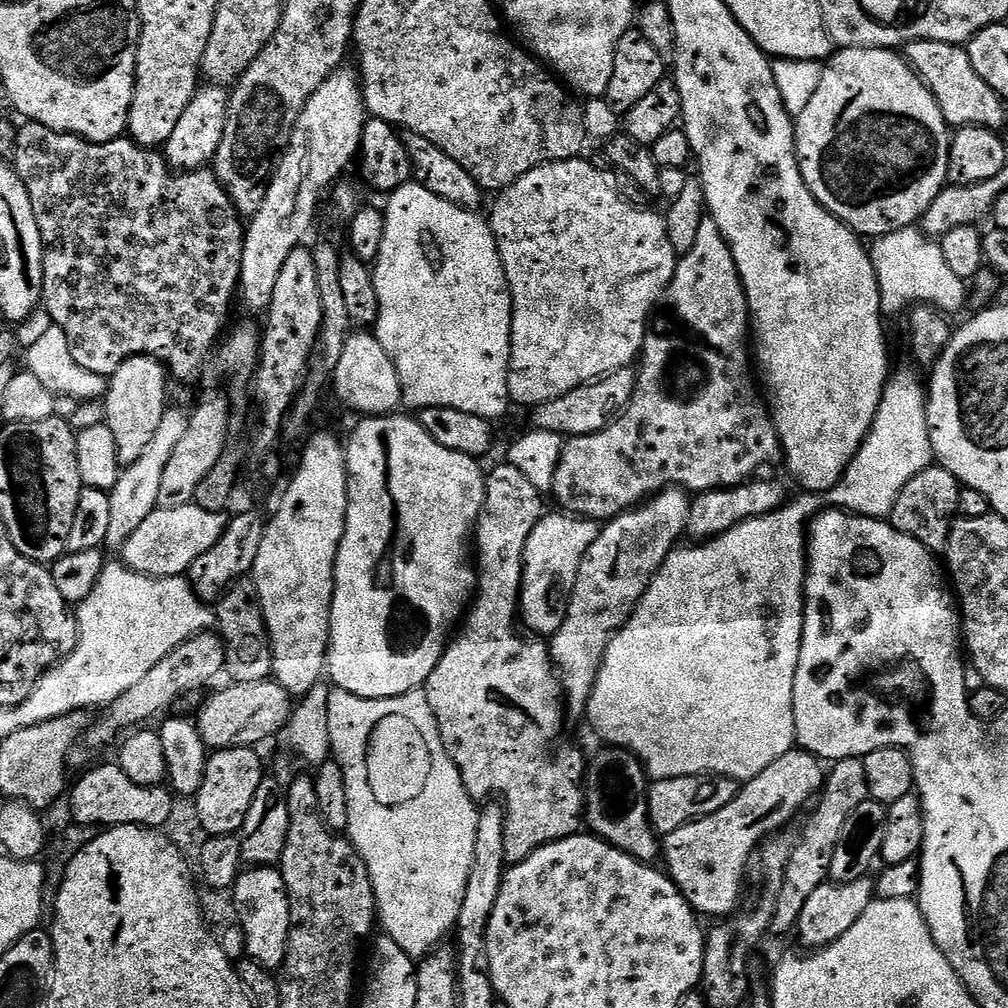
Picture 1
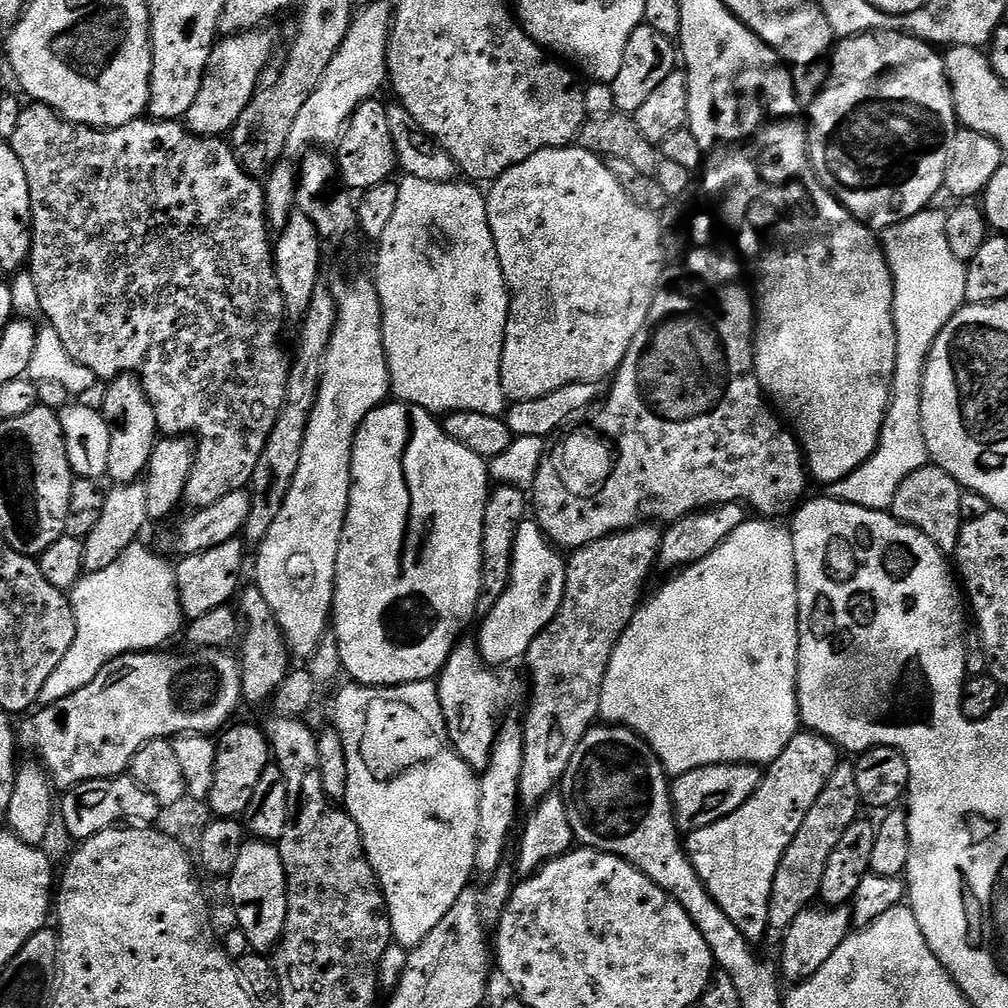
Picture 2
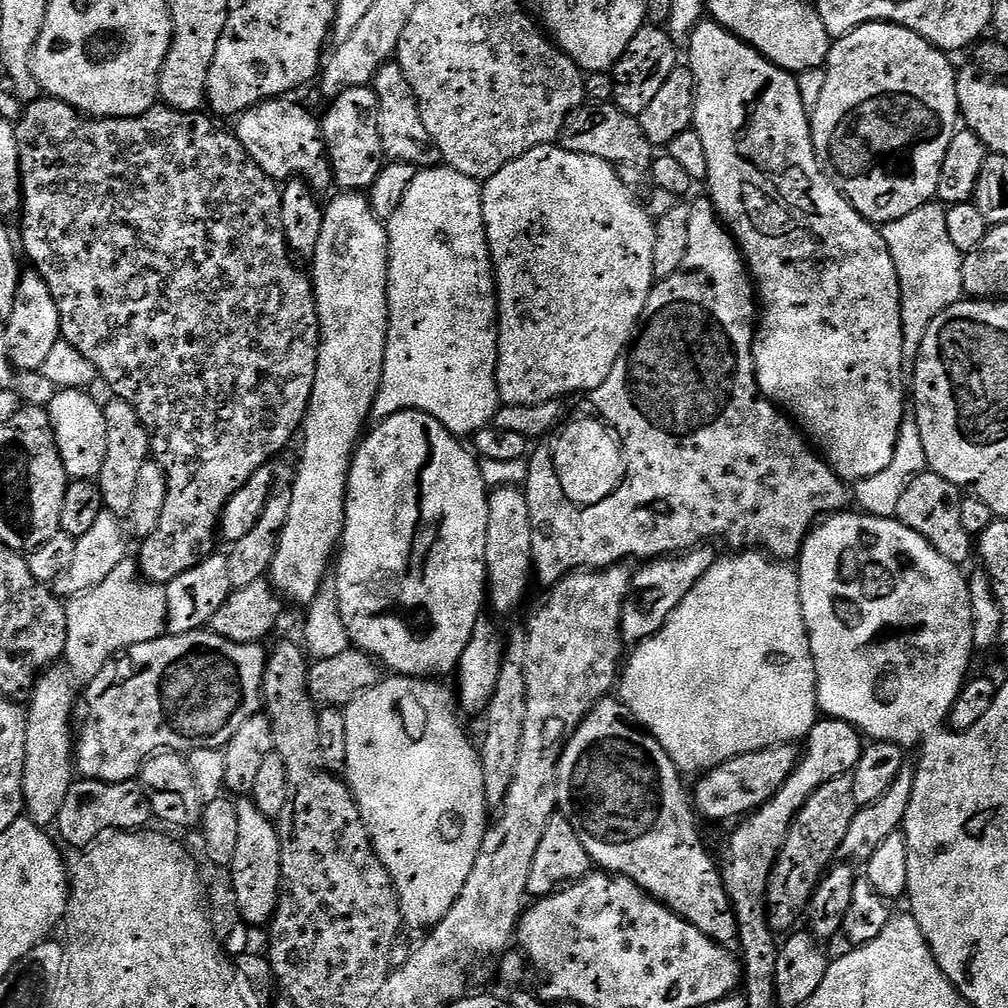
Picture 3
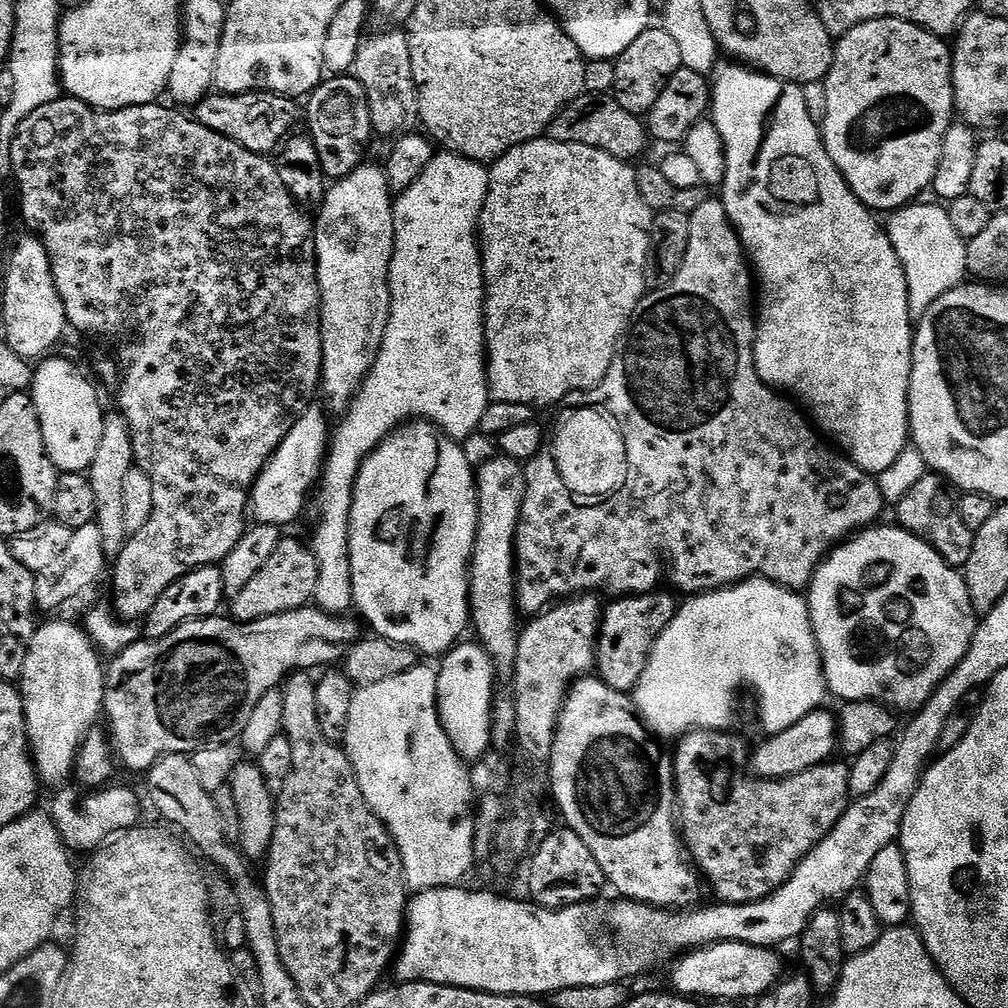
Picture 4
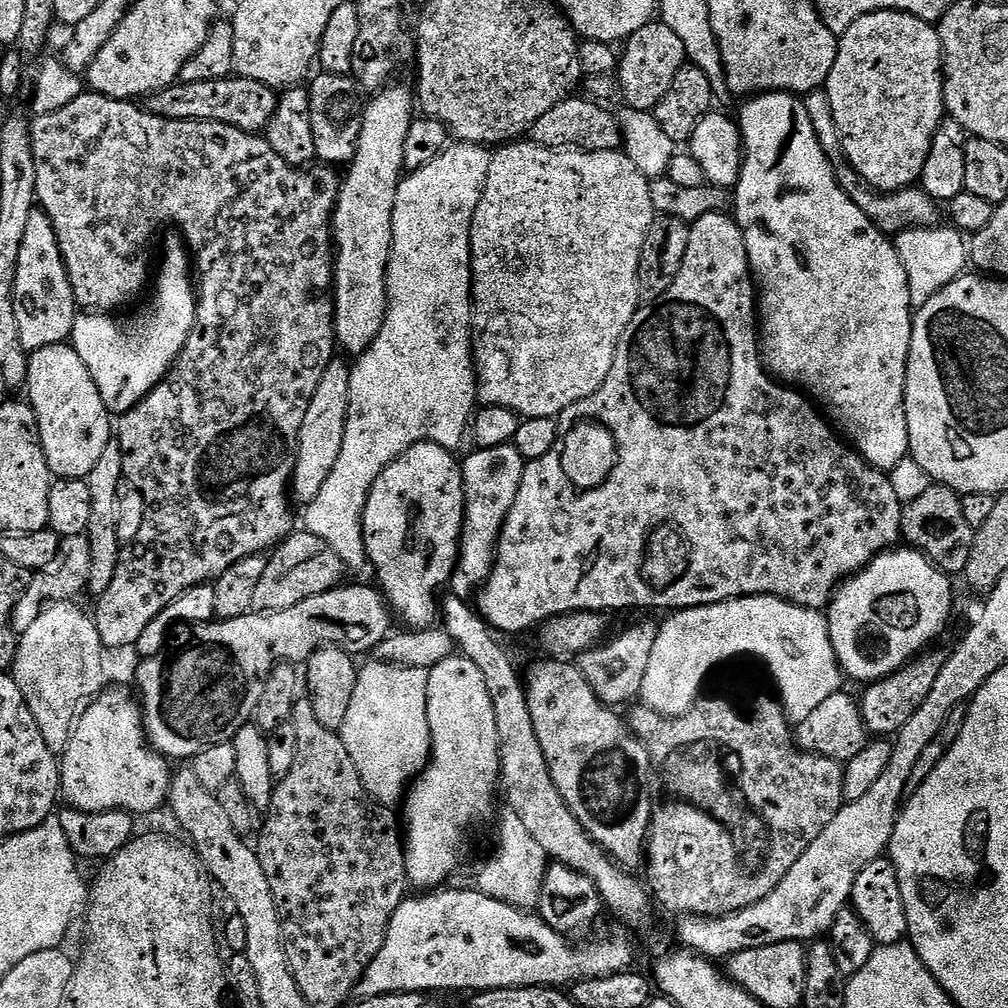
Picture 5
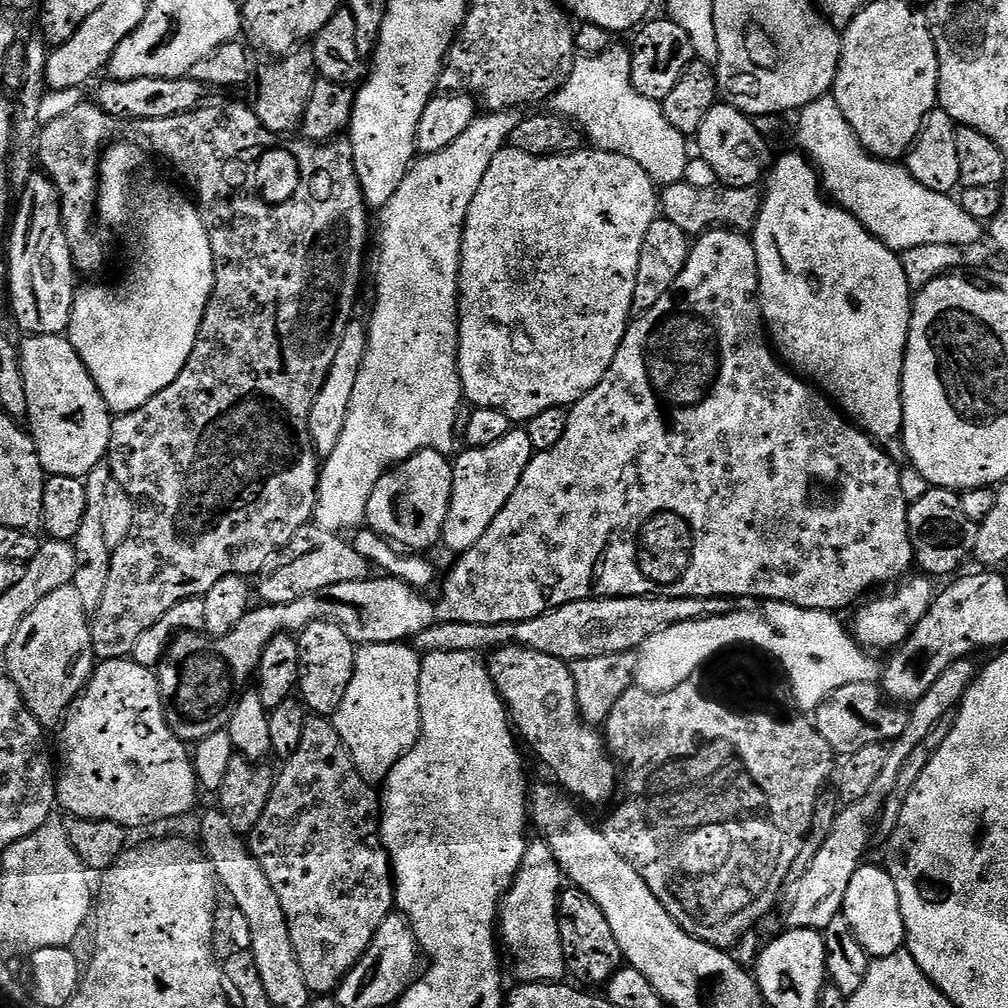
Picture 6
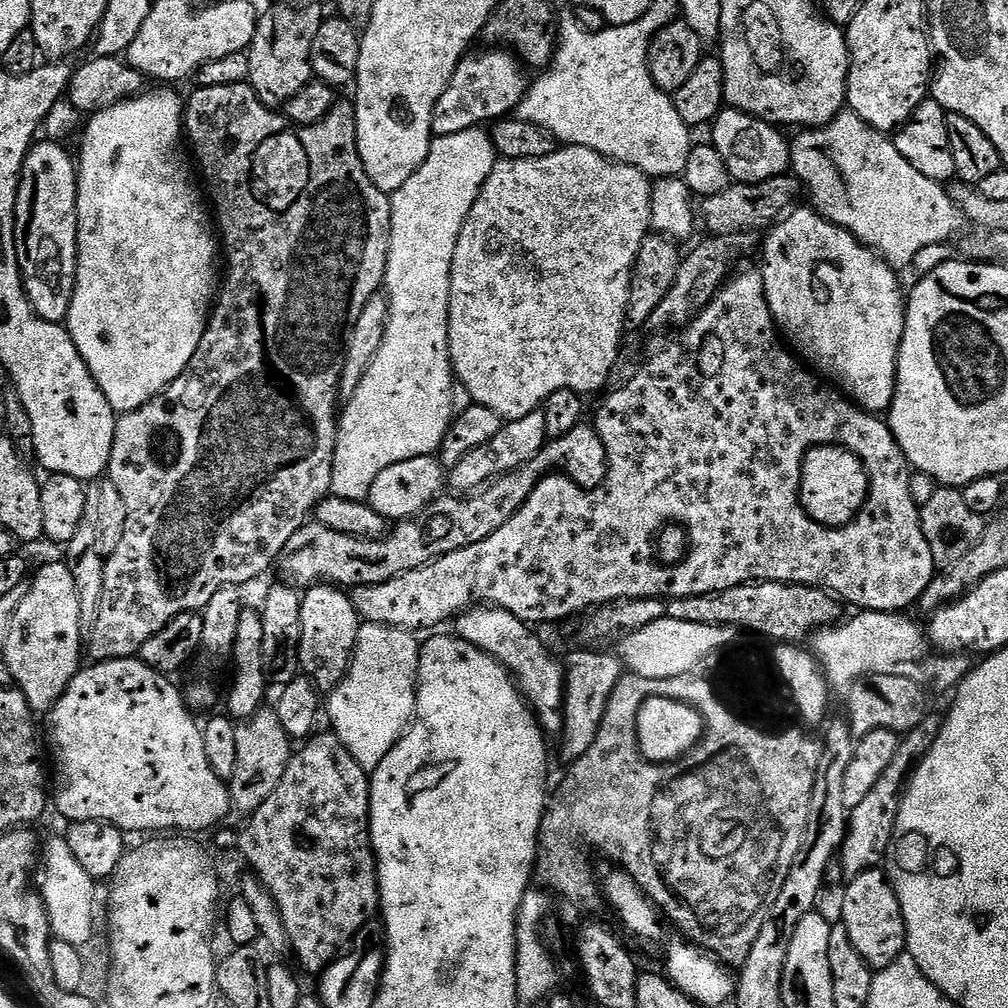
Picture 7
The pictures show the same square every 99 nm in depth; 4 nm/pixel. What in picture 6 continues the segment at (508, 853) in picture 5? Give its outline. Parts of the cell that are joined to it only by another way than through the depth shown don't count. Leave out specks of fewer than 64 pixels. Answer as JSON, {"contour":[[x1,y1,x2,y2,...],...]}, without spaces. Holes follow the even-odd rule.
{"contour":[[536,838,531,841,522,858,522,866,500,901,498,932,512,947,516,959,516,980,522,984,560,982,569,975,566,954,562,950,560,933,560,893,566,887,564,871,558,866,550,846]]}

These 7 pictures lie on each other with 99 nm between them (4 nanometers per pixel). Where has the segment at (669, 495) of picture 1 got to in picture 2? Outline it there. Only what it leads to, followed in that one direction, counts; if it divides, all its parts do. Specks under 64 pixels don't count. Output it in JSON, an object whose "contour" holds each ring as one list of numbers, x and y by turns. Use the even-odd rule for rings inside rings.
{"contour":[[655,523,638,524,635,528,625,528,622,532,614,532,606,538,577,548,567,557,566,594,562,598,562,606,554,622,550,622,550,626,546,626,546,630,542,630,542,634,530,642,526,657,528,676,532,679,532,701,528,704,528,717,522,720,524,753,520,803,525,809,535,808,561,787,570,766,570,758,574,758,574,750,578,750,578,742,582,742,582,738,586,738,588,731,597,723,602,682,606,678,614,646,618,646,626,626,630,626,636,609,642,603,640,595,648,584,652,567,657,567,663,537,663,531]]}

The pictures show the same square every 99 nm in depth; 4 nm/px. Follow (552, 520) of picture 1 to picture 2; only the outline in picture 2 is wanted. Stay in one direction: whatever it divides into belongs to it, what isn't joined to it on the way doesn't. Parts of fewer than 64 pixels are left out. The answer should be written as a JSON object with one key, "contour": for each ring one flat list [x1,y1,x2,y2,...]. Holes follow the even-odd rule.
{"contour":[[525,518,516,526,514,538,514,550,512,551,512,569,508,579,508,589,493,602,488,617,484,620,484,626,478,639,480,656,489,666,501,666,500,664,512,664,515,660,523,661,530,650,530,642,554,622,558,610,562,606,562,598,566,594,566,570,568,569,565,557,561,549,557,548,548,535,540,528,535,519]]}

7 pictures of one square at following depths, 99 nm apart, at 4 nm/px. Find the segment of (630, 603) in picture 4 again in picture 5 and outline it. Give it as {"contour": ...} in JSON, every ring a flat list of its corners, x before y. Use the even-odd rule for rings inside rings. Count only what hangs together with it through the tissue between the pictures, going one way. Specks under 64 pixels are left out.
{"contour":[[644,620,641,624,626,629,621,636,613,635,600,647,580,653,580,672,586,682,590,682,590,690,594,690,601,702,609,706,621,706,620,704,626,703,631,696,640,696,642,682,646,682,646,670,650,666,650,650,654,650,654,642,659,633,659,627,655,623,652,625,650,621]]}

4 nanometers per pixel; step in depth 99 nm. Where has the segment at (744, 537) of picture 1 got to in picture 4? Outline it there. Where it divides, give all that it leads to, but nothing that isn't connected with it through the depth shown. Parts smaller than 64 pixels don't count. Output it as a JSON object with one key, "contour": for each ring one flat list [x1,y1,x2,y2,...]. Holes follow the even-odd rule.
{"contour":[[753,578,751,580,744,580,741,584,734,584,730,588,719,588,716,592,696,594,685,600,688,601,685,604,683,601,677,607,675,618,670,622,670,626,666,626,666,630,658,638,658,642,646,662,646,670,634,690,636,711,642,717,645,725,657,737,660,735,679,738,688,735,689,732,731,729,732,711,736,708,736,691,740,687,752,687,760,695,760,724,765,728,765,733,768,734,790,730,790,726,794,726,794,722,798,722,806,714,817,711,823,705,820,703,823,702,824,696,826,697,824,663,820,660,820,647,812,629,812,619,808,613,808,602,801,593,794,592,791,588,784,588,781,584,775,584,769,580]]}

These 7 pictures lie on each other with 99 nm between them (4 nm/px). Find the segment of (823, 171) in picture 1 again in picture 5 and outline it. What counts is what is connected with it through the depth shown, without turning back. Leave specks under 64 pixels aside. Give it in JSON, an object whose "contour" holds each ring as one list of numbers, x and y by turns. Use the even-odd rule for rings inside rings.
{"contour":[[871,12,865,16,859,16,839,37,834,66,828,75,826,85,828,105,834,114,834,126,838,130,840,150,847,167,853,168,863,183,869,188,875,188,879,192,896,192,901,188,913,187,919,181,922,174,922,166,926,166,926,154,930,154,930,142,934,142,934,130,944,121,946,109,944,106,944,51,940,45,940,33,927,20,920,20,917,16,911,16,905,12]]}

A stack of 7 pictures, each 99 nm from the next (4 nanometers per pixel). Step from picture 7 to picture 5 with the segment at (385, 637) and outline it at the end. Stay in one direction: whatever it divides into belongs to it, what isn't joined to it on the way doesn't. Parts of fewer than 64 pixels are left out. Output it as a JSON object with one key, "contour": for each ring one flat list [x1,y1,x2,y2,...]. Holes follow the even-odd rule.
{"contour":[[371,663,357,671,354,698,350,698,350,710,339,733,354,766,358,766,362,786,378,803,396,806,432,755,426,714,428,669]]}

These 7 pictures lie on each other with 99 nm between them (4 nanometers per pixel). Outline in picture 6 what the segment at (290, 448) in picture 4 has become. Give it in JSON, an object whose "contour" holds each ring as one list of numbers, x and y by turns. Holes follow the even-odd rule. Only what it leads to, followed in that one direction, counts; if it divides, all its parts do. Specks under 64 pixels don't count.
{"contour":[[354,318,346,326,346,334,342,334,342,342,338,342,333,365,327,372,326,382,323,383,318,398,314,400,314,407,308,419,311,440,315,444,317,455,322,458,332,454,334,447,338,446,338,440,342,436,342,429,349,413,351,395,354,394,354,385,358,380,362,362,366,358,367,349,368,330,365,321,362,322,360,318]]}

